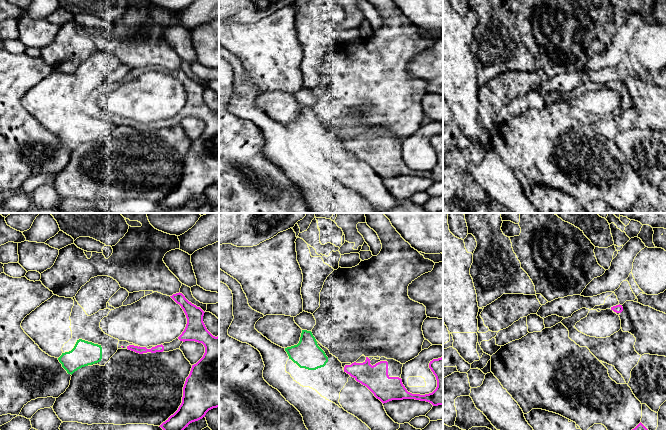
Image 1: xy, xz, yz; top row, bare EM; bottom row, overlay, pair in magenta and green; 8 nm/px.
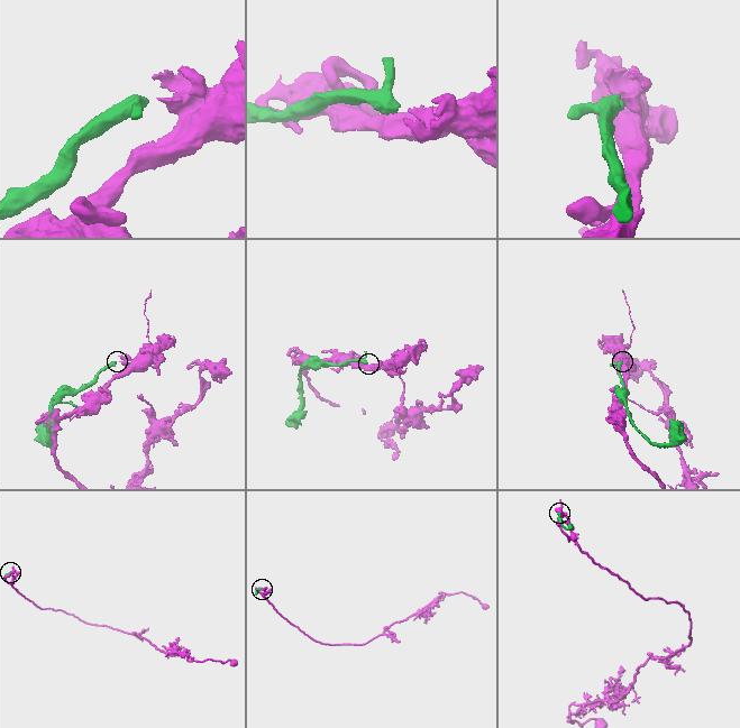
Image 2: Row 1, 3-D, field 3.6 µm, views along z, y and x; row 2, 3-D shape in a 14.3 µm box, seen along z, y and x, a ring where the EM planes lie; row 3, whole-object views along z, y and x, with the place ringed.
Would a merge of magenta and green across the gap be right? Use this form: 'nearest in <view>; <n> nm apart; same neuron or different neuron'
nearest in xz; 140 nm apart; different neuron

